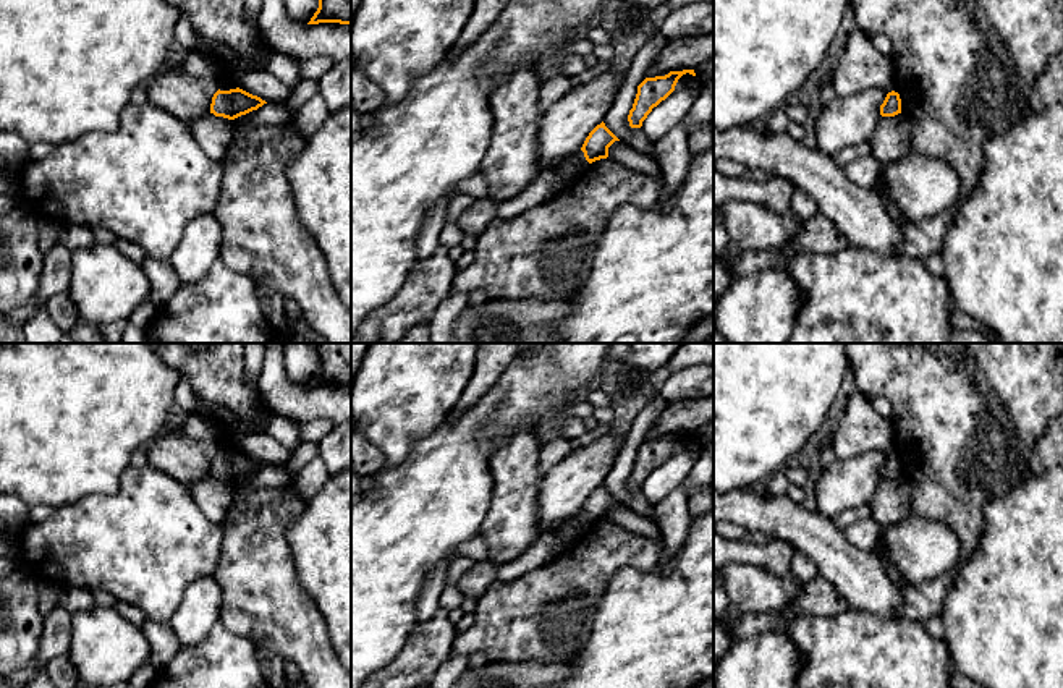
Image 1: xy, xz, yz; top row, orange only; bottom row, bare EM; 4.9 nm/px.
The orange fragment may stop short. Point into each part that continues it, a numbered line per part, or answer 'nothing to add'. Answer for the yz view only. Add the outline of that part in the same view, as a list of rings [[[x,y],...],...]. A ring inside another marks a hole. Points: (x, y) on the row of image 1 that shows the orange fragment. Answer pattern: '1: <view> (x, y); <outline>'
nothing to add

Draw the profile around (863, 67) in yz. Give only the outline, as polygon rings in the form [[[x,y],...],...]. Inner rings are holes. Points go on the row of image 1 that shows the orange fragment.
[[[856,29],[848,37],[845,55],[838,62],[832,87],[836,96],[846,97],[861,91],[890,87],[893,60],[882,55],[870,42],[869,34]]]

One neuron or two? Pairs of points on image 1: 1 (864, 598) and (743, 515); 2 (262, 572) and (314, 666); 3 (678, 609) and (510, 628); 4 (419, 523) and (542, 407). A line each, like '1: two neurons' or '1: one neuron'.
1: one neuron
2: one neuron
3: two neurons
4: one neuron

